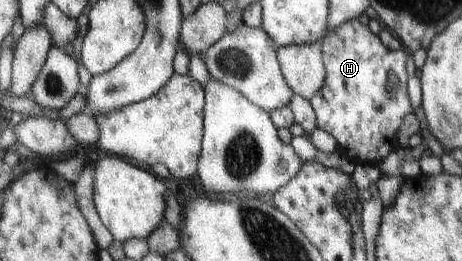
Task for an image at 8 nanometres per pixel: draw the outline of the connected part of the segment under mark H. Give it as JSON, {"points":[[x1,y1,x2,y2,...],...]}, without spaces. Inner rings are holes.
{"points":[[353,19,334,29,329,29,323,38,322,51,326,64,326,83,310,100,318,118,318,126,333,134,339,141,339,152,347,159,356,163,376,165,385,160,393,151,399,148,397,132,401,128,403,116,413,112,405,90,405,60,407,56,398,50,387,48,377,34,371,32,368,25,361,20],[389,74,398,78,398,88,391,96,389,90]]}

